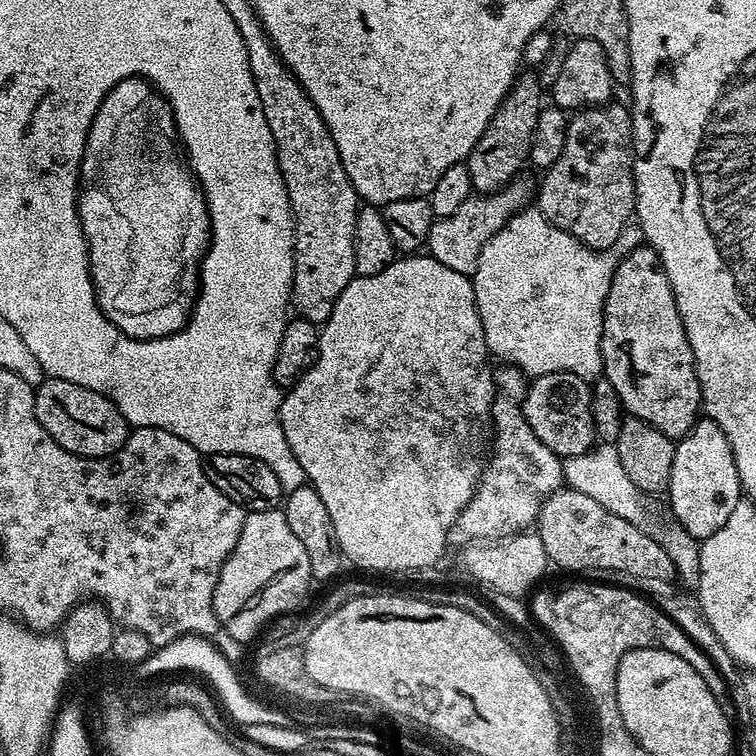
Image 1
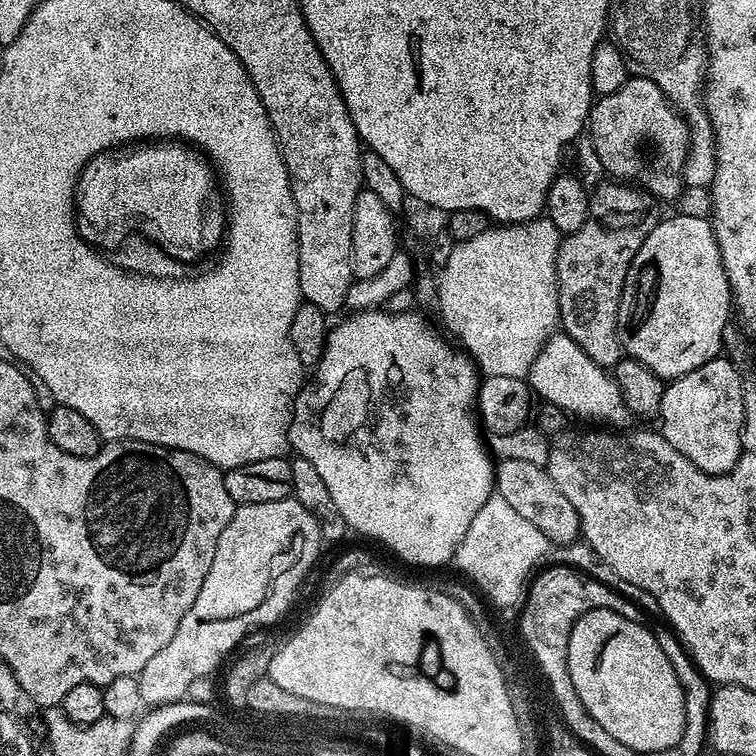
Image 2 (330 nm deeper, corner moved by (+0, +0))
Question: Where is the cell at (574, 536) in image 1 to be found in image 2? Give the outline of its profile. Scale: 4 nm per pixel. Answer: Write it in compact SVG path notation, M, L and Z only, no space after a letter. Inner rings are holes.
M501 460L494 468L494 492L495 495L506 498L508 505L517 514L522 514L522 518L538 526L538 530L542 530L553 545L574 544L581 539L578 514L574 506L570 506L566 494L558 490L554 478L550 478L547 467L539 468L534 466L534 462Z

